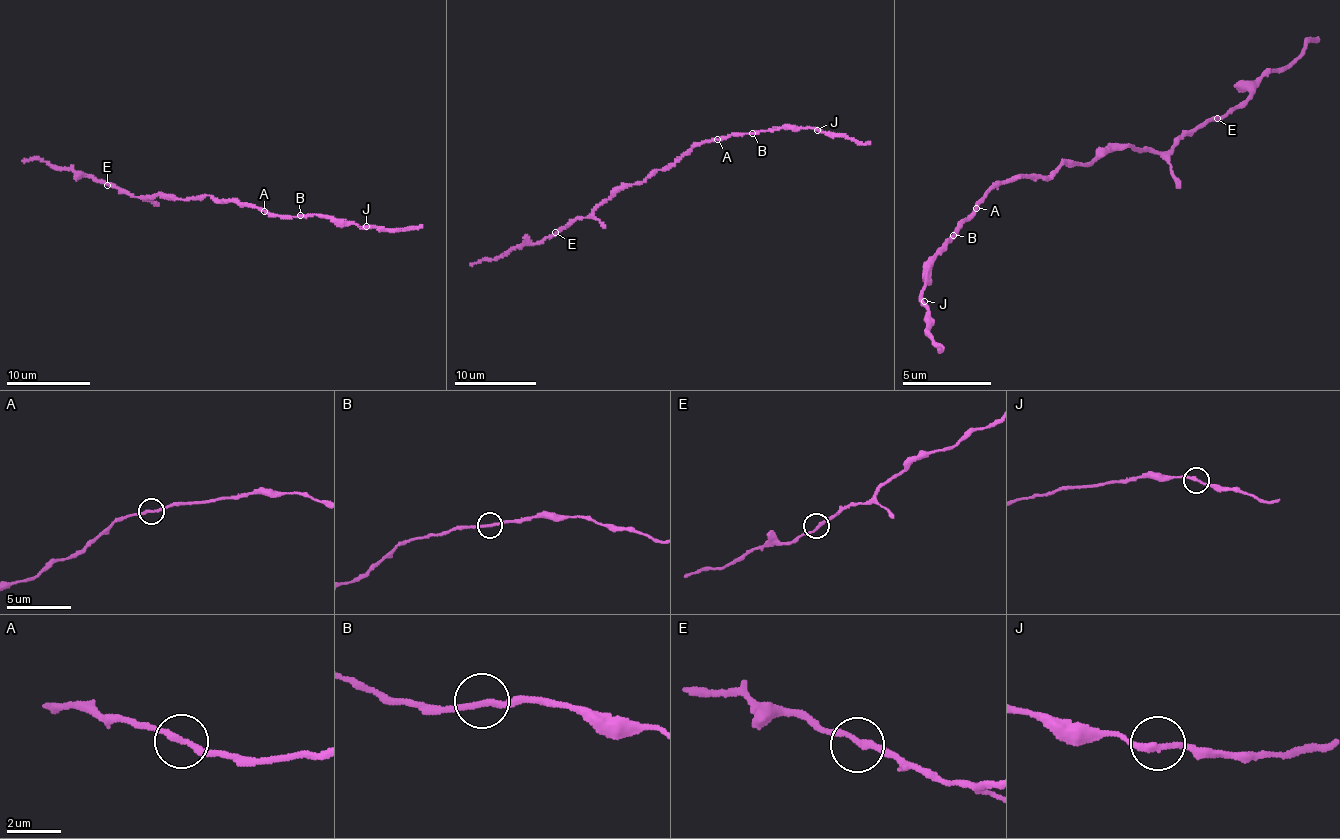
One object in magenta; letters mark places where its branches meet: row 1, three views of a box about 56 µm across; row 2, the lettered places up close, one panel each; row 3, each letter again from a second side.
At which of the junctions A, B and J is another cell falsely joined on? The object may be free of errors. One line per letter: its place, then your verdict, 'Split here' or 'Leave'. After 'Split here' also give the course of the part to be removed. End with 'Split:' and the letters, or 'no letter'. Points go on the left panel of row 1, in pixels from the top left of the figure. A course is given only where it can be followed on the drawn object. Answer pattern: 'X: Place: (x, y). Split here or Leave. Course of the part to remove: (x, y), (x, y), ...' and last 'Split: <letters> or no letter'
A: Place: (264, 211). Leave
B: Place: (300, 215). Leave
J: Place: (366, 226). Leave
Split: no letter

